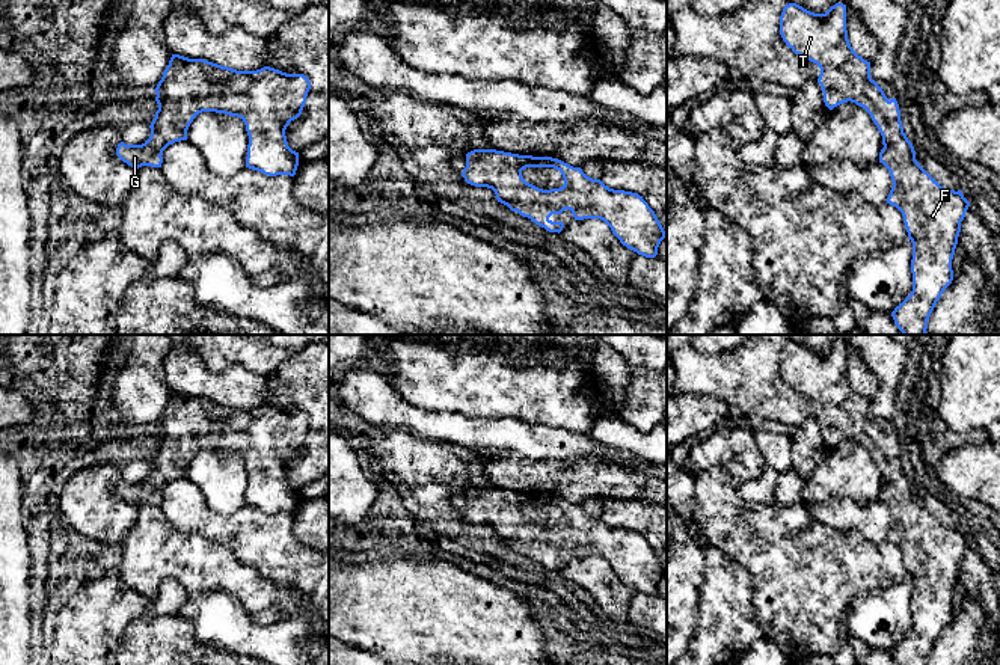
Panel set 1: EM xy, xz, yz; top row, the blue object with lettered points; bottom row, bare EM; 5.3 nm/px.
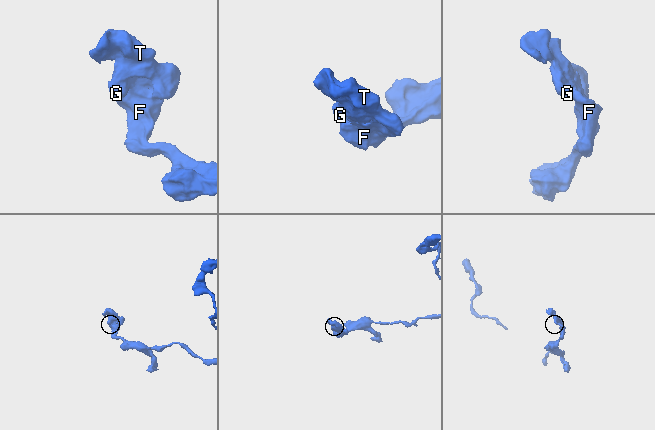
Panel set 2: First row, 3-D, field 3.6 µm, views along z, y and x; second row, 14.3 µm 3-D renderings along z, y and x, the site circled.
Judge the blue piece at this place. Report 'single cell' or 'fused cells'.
single cell

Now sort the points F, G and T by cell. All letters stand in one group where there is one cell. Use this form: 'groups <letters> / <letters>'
groups F G T

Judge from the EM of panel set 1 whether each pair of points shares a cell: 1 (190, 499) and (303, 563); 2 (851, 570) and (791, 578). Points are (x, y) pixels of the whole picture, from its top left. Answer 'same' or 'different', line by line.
1: same
2: same

